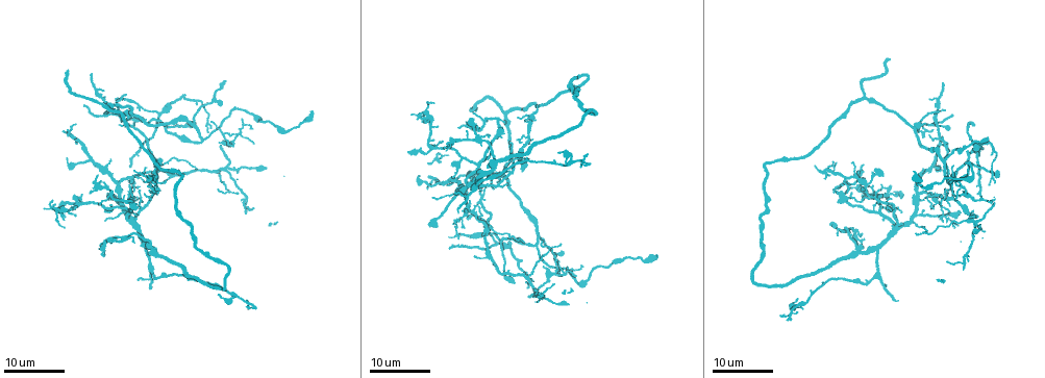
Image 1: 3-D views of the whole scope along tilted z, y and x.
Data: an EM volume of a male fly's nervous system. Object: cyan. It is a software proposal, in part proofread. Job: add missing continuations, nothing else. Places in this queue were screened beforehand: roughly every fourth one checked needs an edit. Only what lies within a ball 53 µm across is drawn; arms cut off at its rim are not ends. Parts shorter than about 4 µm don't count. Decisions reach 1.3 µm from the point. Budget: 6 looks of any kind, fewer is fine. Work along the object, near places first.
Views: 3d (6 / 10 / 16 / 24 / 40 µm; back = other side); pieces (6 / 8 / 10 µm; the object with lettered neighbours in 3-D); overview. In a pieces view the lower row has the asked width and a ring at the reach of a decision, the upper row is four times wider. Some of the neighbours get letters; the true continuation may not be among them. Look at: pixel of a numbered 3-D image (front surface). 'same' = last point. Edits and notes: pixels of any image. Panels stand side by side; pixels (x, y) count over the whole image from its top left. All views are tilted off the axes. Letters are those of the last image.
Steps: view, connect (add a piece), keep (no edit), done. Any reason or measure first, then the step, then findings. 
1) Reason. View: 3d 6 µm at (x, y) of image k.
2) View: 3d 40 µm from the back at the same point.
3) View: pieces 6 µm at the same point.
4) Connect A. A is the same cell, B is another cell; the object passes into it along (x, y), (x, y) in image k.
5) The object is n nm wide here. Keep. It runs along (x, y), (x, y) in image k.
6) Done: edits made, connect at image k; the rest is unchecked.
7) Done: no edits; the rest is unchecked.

View: 3d 16 µm at (129, 185) of image 1.

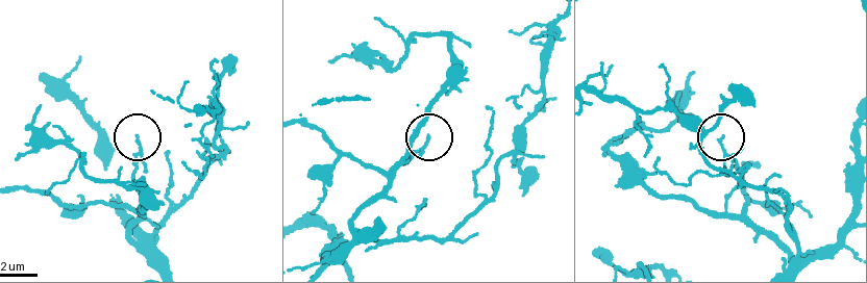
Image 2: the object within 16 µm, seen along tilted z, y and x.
View: pieces 10 µm at (430, 139) of image 2.

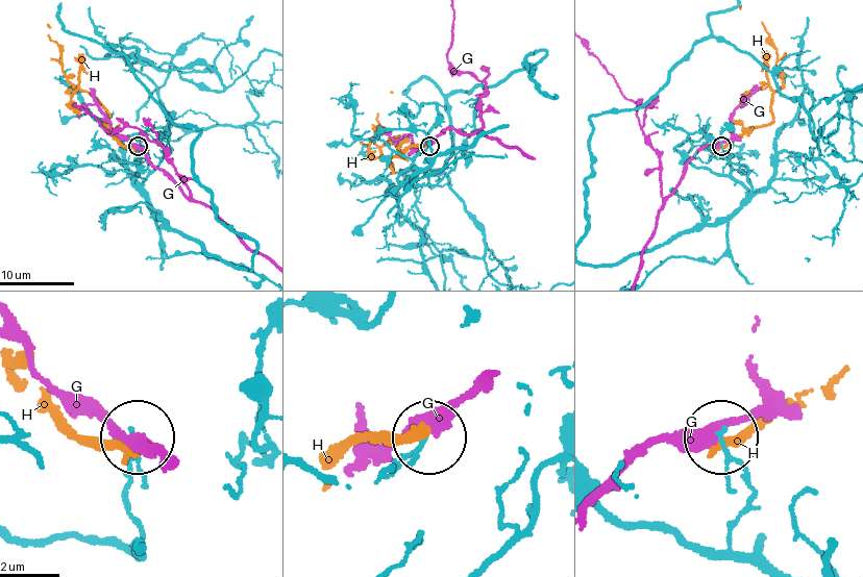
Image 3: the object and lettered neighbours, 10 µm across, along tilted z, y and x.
Keep. G and H are other cells; none of them fits.

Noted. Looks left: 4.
Branch stops here. View: 3d 16 µm at (521, 172) of image 1.

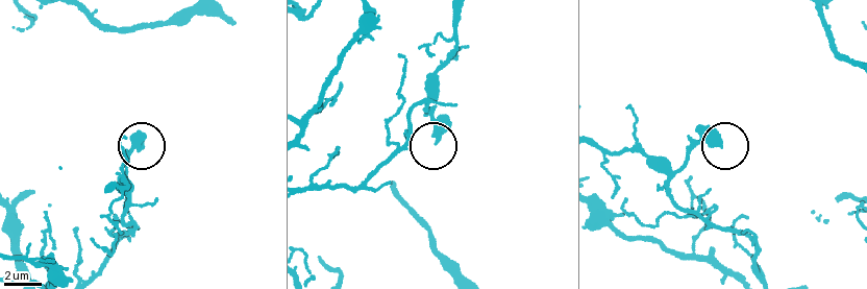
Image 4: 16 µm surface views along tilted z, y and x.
View: pieces 10 µm at (436, 143) of image 4.

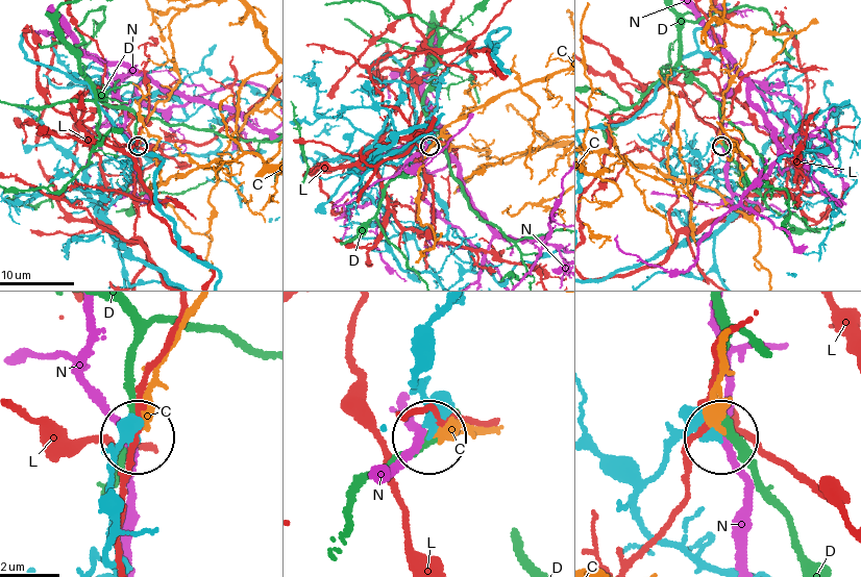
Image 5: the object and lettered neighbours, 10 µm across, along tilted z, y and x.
The object is 380 nm wide here. Keep. C, D, L and N are other cells; it runs along (416, 373), (429, 435) in image 5; no lettered piece goes on from it.

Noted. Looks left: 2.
An open end. View: 3d 16 µm at (939, 111) of image 1.

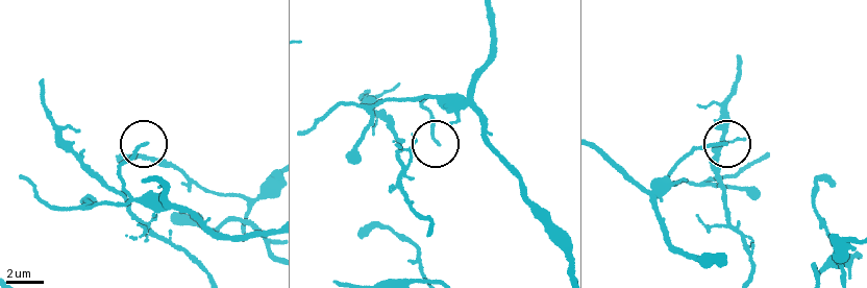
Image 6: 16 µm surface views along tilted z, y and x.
View: pieces 8 µm at (437, 141) of image 6.

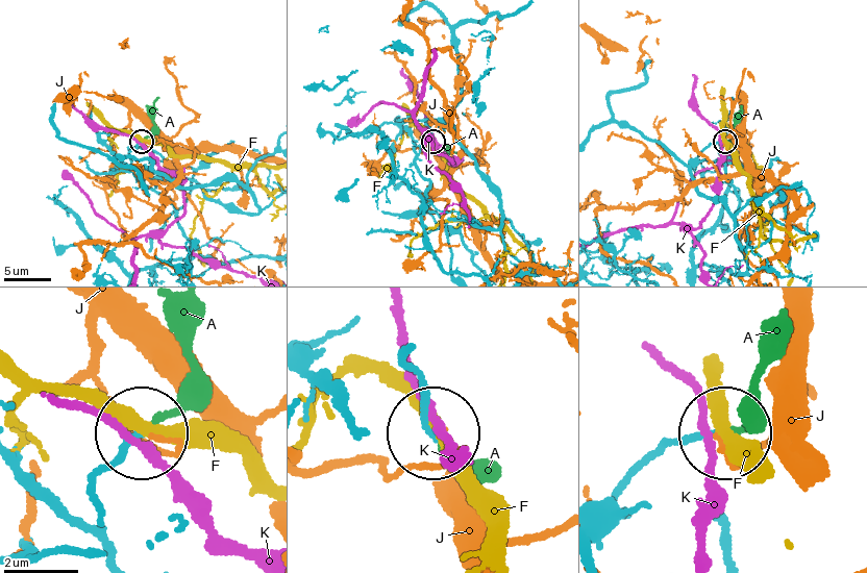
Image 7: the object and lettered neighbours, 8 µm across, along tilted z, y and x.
Connect A. A is the same cell, F, J and K are other cells; it goes on there.

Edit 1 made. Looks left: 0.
Done: edits made, connect at image 7; the rest is unchecked.

